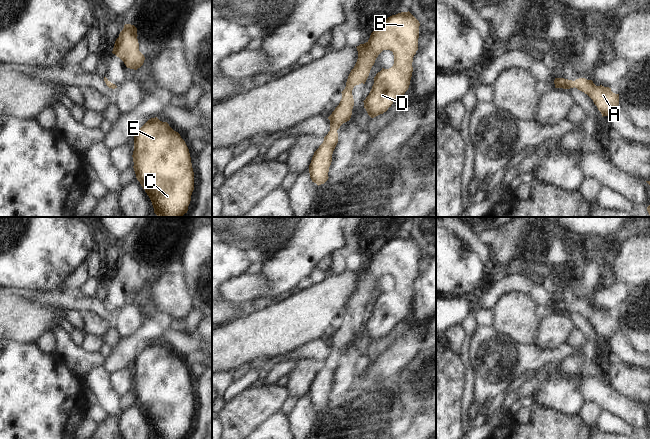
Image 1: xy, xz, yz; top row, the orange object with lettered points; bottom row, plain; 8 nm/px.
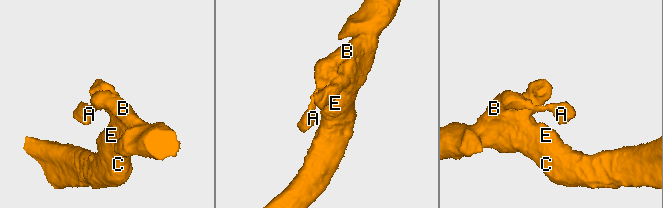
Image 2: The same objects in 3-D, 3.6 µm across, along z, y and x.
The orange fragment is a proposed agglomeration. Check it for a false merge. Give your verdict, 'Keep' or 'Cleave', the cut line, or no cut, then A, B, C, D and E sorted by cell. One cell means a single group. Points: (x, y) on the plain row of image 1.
Keep. No split. Groups: A B C D E.

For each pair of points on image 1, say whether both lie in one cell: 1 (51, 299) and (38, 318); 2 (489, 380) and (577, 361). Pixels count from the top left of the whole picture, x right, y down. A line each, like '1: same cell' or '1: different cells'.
1: different cells
2: different cells

